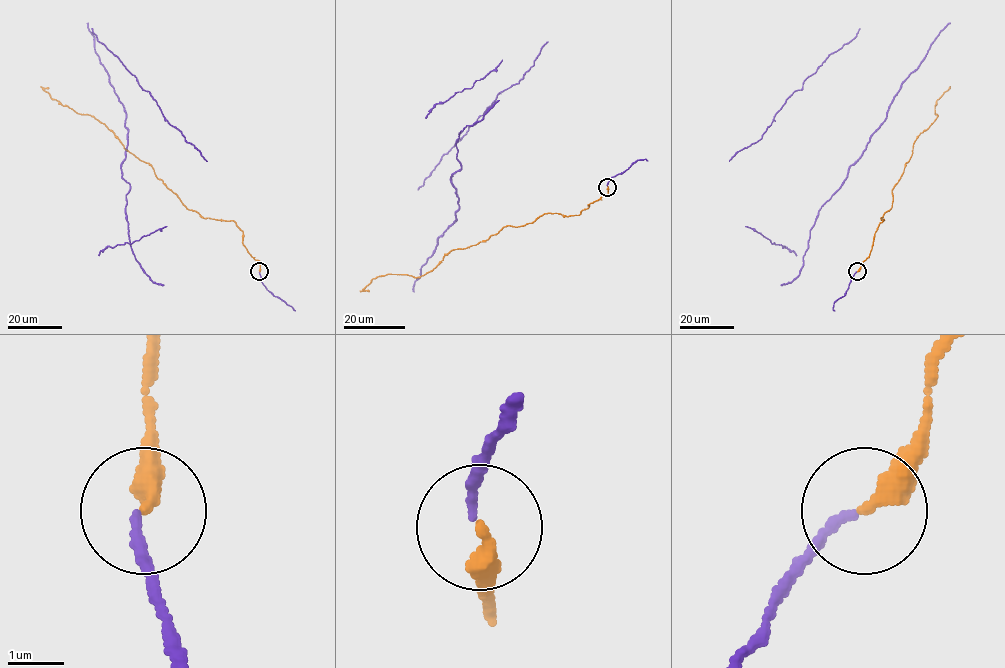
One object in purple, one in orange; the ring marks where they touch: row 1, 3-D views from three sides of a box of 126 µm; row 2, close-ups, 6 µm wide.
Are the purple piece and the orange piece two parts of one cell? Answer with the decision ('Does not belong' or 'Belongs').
Belongs

